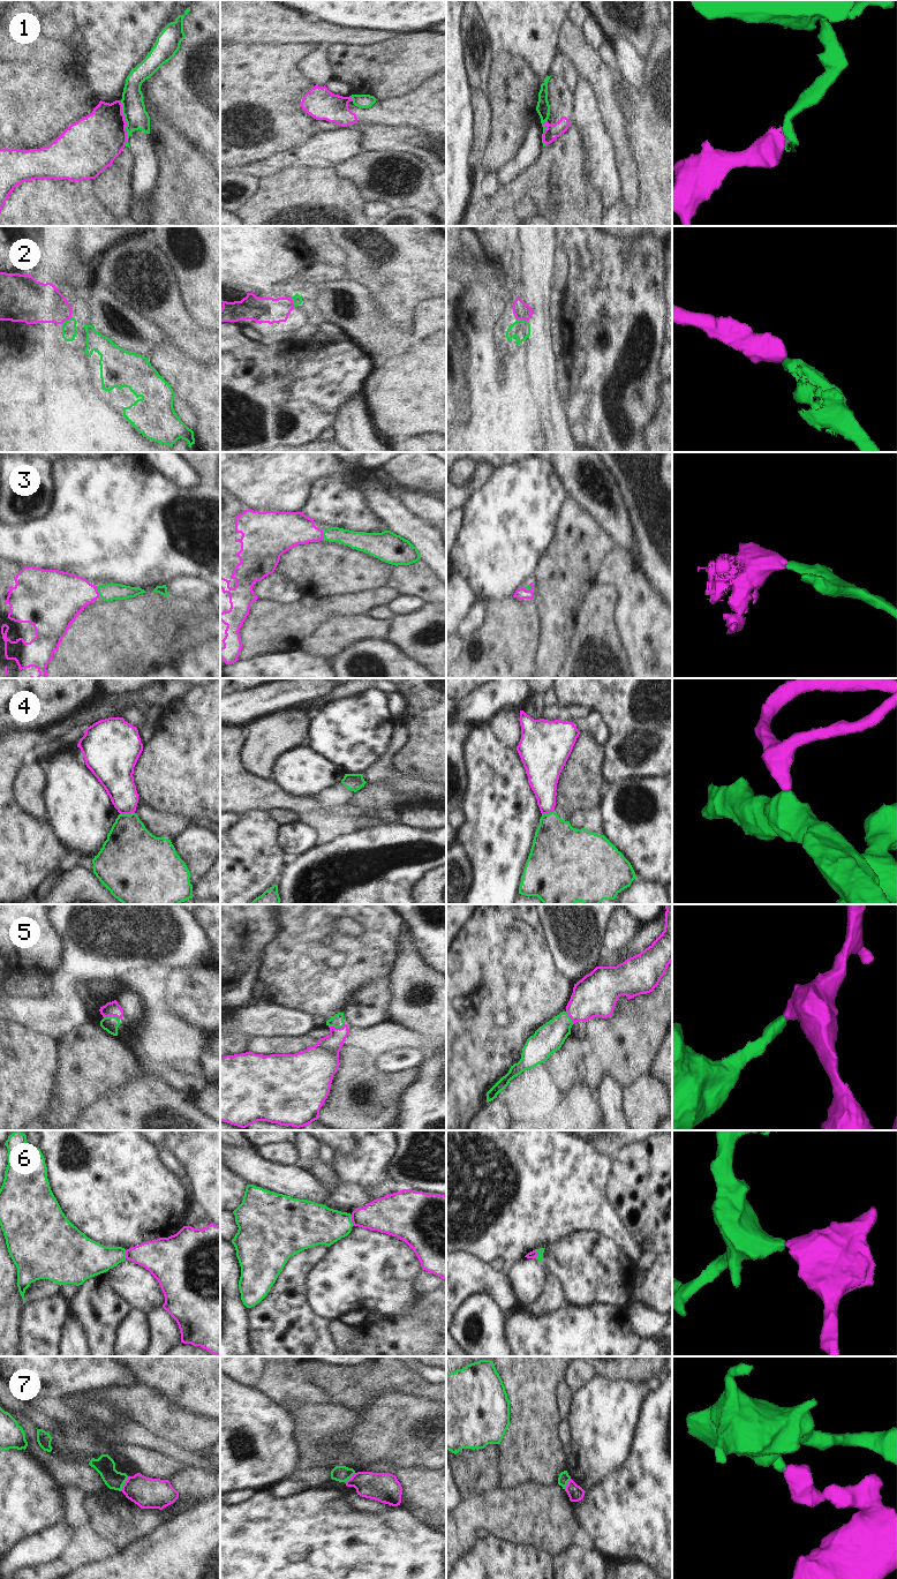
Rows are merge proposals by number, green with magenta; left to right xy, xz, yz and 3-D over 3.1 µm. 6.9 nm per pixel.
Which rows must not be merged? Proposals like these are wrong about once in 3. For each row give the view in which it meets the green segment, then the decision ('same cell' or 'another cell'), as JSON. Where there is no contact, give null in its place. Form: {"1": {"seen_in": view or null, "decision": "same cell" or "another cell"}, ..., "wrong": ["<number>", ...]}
{"1": {"seen_in": "xy", "decision": "another cell"}, "2": {"seen_in": "yz", "decision": "same cell"}, "3": {"seen_in": "xy", "decision": "same cell"}, "4": {"seen_in": "xy", "decision": "another cell"}, "5": {"seen_in": "xz", "decision": "same cell"}, "6": {"seen_in": "xz", "decision": "another cell"}, "7": {"seen_in": "xy", "decision": "another cell"}, "wrong": ["1", "4", "6", "7"]}

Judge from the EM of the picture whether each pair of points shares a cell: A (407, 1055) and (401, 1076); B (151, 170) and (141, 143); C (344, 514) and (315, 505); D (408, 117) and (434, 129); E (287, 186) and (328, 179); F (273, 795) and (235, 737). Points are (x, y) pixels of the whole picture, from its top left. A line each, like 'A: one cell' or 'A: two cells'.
A: two cells
B: one cell
C: one cell
D: one cell
E: one cell
F: one cell

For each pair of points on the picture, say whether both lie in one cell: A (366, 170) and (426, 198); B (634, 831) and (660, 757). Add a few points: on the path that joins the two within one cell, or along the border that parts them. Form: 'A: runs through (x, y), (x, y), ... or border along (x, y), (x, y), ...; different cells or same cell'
A: runs through (368, 188), (386, 196), (407, 196); same cell
B: border along (660, 776), (631, 776), (626, 779); different cells

